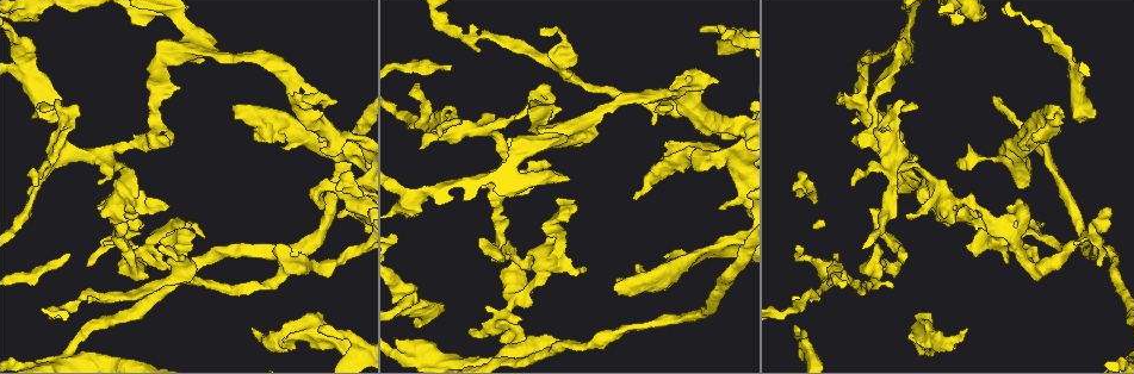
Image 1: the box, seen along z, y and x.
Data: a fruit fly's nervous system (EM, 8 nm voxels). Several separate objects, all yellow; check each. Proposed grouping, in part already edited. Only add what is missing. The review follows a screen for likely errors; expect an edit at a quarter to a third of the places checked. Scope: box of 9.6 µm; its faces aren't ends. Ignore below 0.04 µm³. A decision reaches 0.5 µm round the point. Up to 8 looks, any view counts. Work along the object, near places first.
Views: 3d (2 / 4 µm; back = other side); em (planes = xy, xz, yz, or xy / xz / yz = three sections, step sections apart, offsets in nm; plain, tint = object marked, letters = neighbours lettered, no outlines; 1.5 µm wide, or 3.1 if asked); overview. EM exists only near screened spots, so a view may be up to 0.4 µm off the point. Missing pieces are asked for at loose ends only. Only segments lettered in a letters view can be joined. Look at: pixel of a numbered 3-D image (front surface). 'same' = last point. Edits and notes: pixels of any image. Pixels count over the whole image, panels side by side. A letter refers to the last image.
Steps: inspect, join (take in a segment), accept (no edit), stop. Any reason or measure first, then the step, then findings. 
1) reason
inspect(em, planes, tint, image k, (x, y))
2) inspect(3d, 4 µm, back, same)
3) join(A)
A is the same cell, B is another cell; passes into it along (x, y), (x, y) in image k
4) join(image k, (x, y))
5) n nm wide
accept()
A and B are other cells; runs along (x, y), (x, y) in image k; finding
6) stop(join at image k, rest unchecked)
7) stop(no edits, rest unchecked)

inspect(3d, 2 µm, image 1, (174, 135))

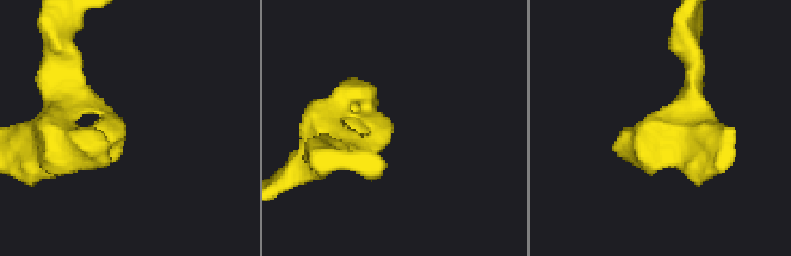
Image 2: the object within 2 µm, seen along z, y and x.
inspect(em, planes, tint, image 2, (390, 138))

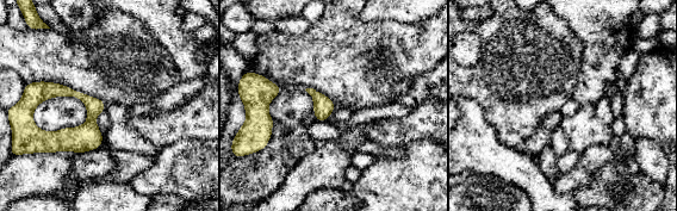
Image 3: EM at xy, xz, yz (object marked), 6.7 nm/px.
see the neighbours
inspect(em, planes, letters, same)

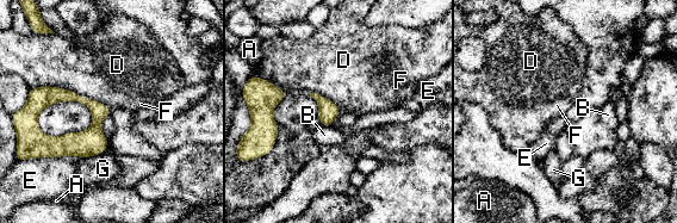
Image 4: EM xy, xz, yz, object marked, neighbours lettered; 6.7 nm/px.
accept()
A, B, D, E, F and G are other cells; none of them fits

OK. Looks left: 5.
stops while still wide
inspect(em, xz, step 8, tint, image 1, (284, 342))

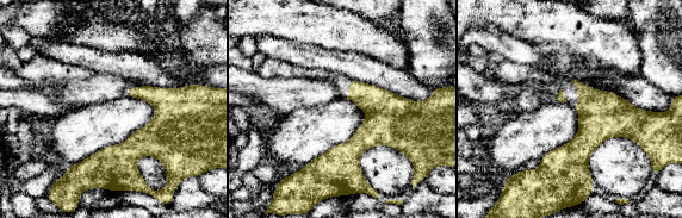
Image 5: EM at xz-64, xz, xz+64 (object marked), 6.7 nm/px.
cut it another way
inspect(em, planes, letters, same)

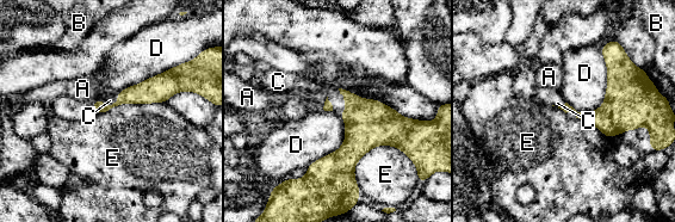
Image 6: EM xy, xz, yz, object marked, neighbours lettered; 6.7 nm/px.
join(C)
C is the same cell, A, B, D and E are other cells; it goes on there

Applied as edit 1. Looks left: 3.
redraw
inspect(overview)

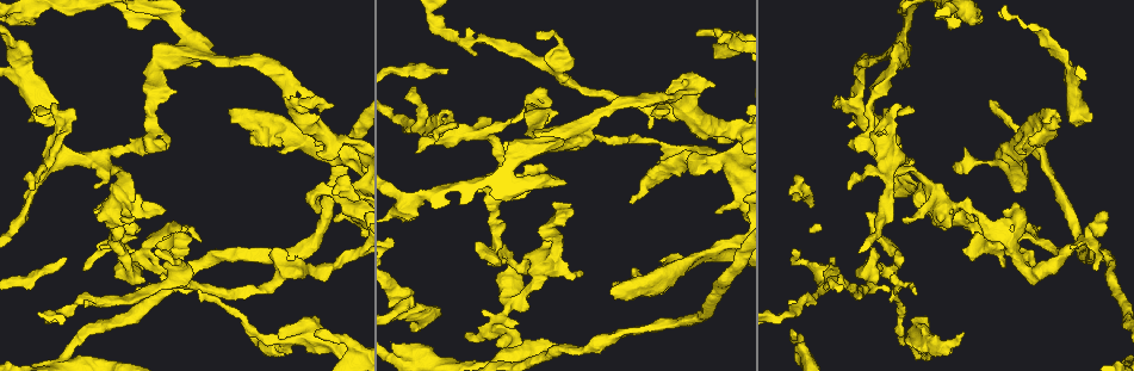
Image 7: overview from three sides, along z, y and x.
an open end
inspect(em, planes, plain, image 7, (316, 334))

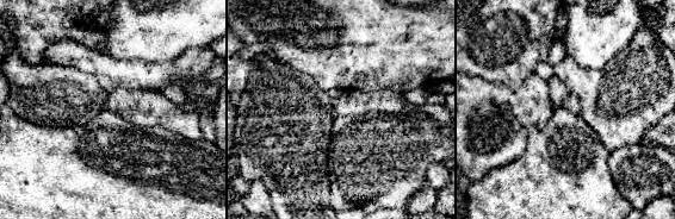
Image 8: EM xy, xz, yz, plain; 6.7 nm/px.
see the neighbours
inspect(em, planes, letters, same)

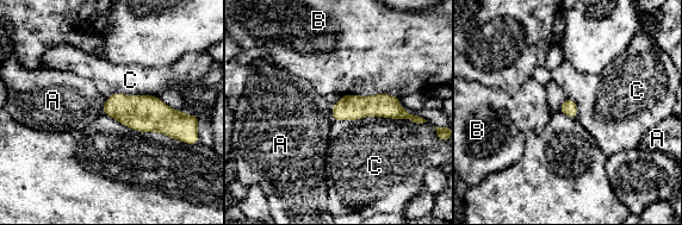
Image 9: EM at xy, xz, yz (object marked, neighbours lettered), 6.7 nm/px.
110 nm wide
accept()
A, B and C are other cells; no lettered segment goes on from it

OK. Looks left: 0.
stop(join at image 6, rest unchecked)

